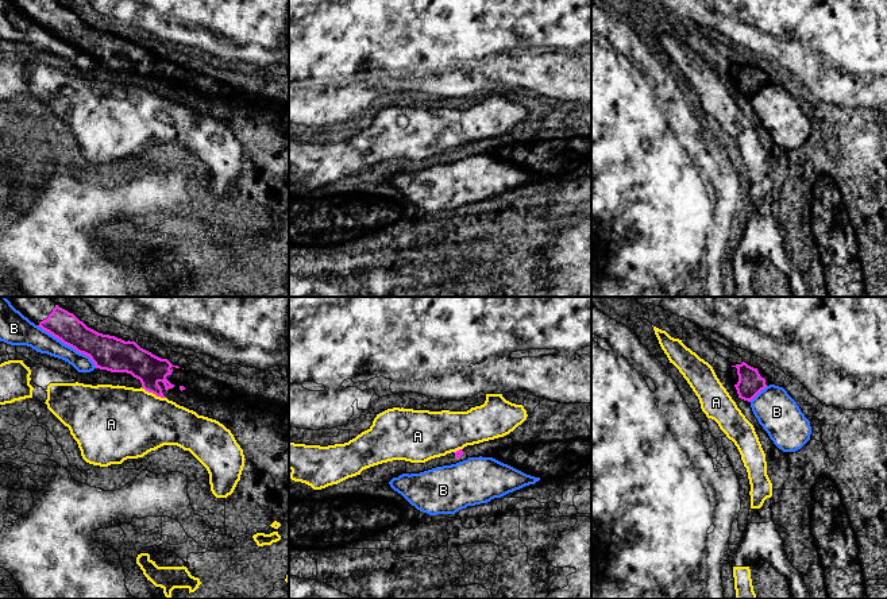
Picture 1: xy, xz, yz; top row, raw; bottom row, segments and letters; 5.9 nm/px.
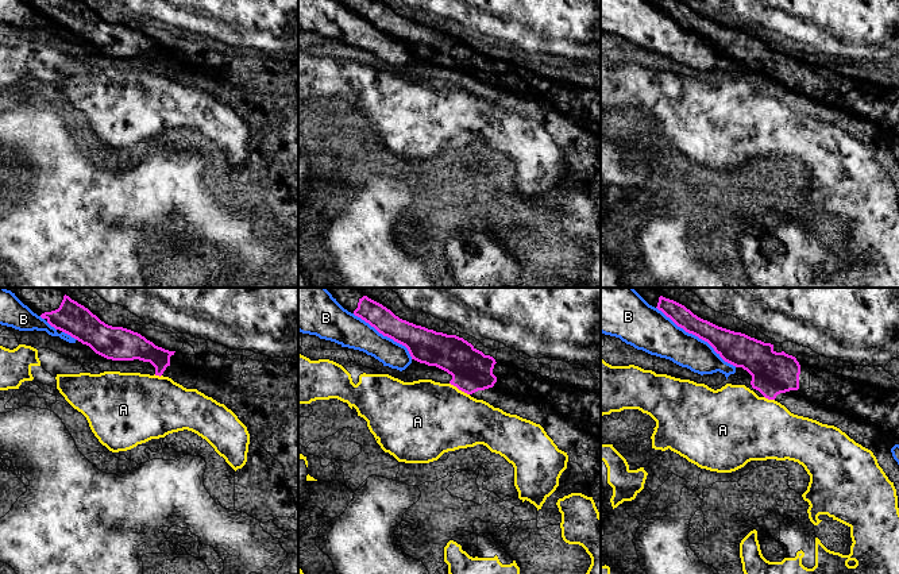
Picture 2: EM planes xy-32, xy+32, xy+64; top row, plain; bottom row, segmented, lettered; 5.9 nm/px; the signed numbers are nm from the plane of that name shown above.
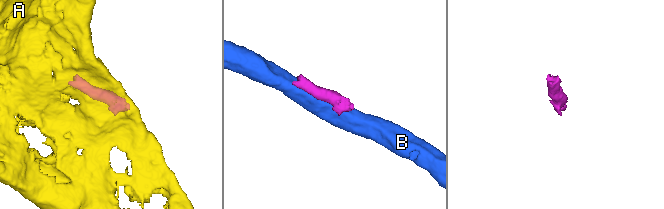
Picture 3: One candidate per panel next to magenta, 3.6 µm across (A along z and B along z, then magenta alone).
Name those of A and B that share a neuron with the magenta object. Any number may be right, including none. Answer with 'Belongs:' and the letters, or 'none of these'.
Belongs: none of these

